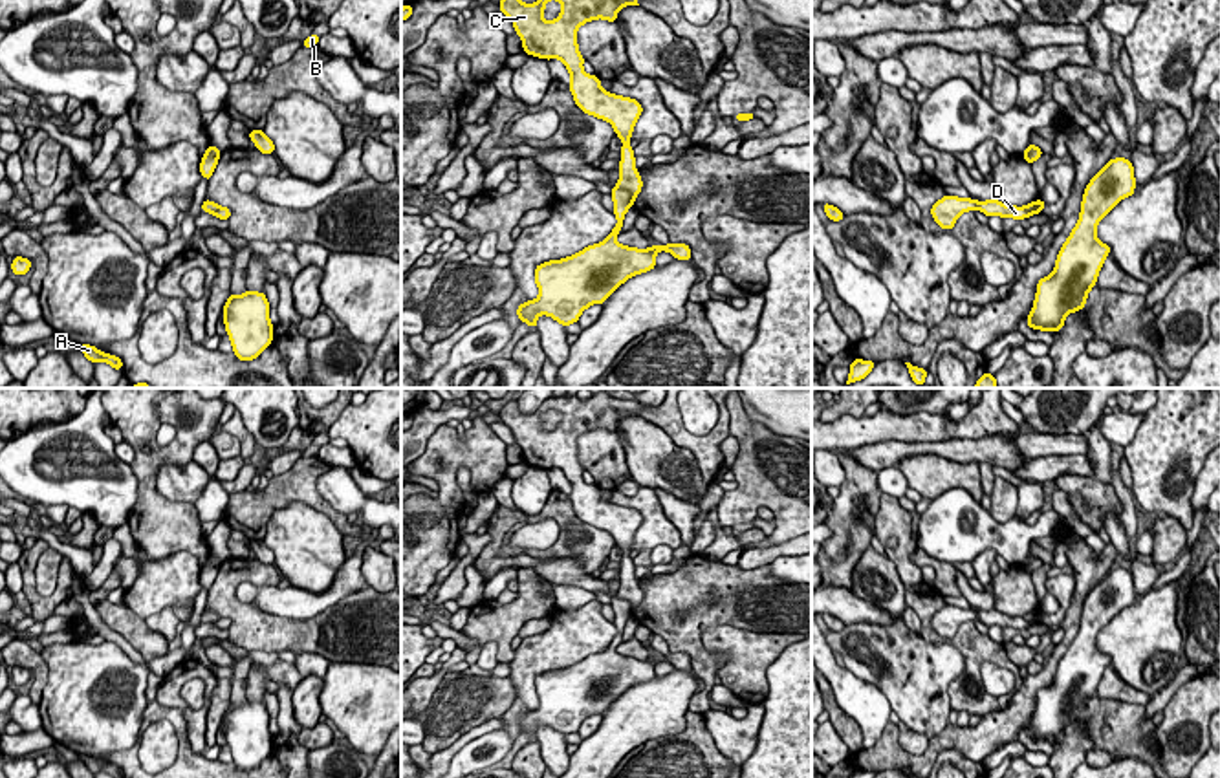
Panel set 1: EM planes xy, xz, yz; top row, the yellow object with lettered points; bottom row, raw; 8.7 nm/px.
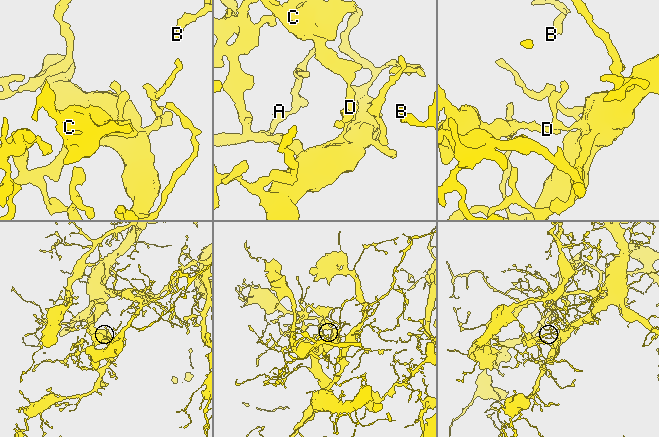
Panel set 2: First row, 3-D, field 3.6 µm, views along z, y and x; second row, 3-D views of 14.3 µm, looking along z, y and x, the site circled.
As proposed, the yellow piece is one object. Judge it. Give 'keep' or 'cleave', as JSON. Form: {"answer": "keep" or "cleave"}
{"answer": "cleave"}

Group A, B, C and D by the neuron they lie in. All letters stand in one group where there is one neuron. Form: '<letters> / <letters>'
A B / C D

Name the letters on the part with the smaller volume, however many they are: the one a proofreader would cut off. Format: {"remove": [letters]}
{"remove": ["C", "D"]}

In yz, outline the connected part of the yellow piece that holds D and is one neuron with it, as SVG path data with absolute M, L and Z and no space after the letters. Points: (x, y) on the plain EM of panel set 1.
M943 606L932 615L931 624L942 639L949 641L954 637L958 626L967 621L982 621L987 628L997 624L1000 628L1015 628L1015 630L1024 630L1028 626L1037 624L1026 621L1024 617L1004 615L995 608L987 611L976 611L973 608L964 610L958 606Z

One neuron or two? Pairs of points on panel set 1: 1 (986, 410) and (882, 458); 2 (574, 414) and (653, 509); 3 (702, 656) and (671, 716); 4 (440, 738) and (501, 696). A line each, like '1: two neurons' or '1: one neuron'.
1: two neurons
2: two neurons
3: two neurons
4: one neuron

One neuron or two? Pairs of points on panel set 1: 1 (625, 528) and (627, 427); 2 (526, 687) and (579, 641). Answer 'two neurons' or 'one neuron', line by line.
1: two neurons
2: one neuron

